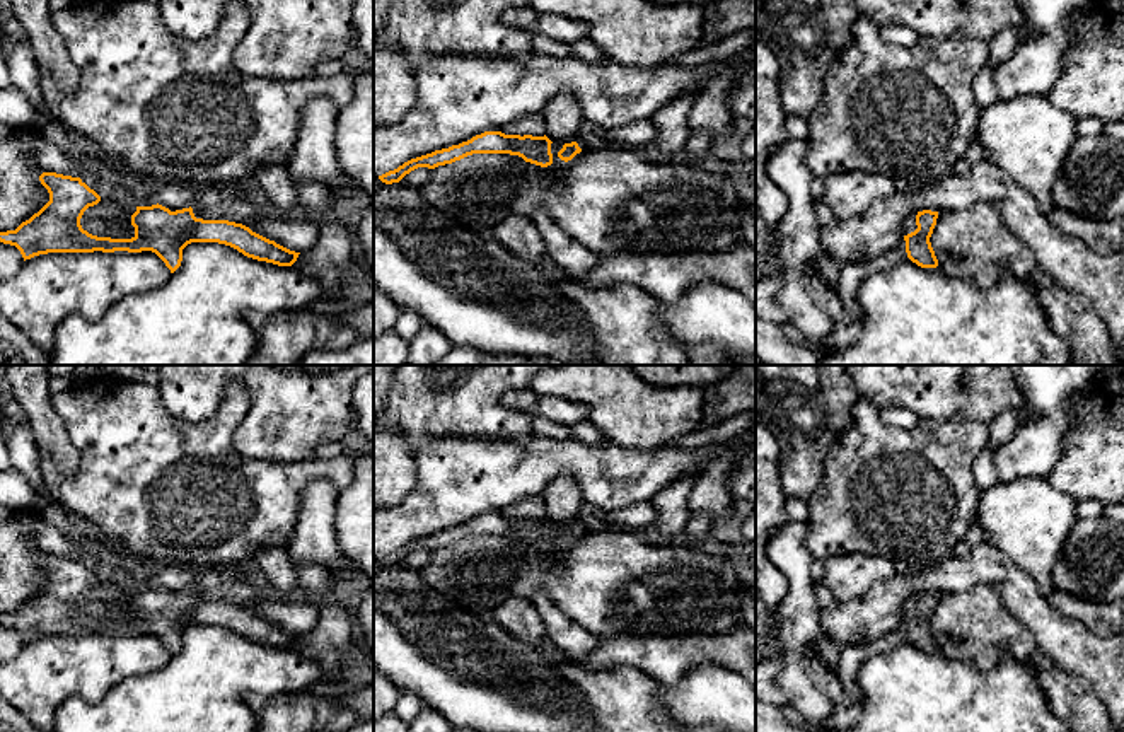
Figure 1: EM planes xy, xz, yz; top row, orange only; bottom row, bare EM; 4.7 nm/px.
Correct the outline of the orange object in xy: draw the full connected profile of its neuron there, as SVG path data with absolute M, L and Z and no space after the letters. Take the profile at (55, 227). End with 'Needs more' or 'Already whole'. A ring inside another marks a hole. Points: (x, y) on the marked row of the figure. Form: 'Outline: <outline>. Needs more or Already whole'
Outline: M43 172L41 184L49 201L15 230L0 232L0 242L15 246L24 261L48 253L155 253L174 273L183 261L183 249L191 242L218 242L247 258L292 266L300 253L269 241L249 227L229 220L196 218L193 208L171 212L162 205L136 206L131 215L131 239L97 237L82 229L80 218L101 201L80 177Z. Already whole

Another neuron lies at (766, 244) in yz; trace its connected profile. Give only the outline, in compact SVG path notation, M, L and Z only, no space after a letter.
M756 208L756 249L764 256L766 261L779 261L779 246L776 242L774 232L771 232L757 208Z

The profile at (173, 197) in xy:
M160 183L157 184L155 198L159 205L176 212L193 206L198 198L198 191L189 186Z

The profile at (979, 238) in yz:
M994 203L938 212L930 242L947 275L969 278L984 288L998 282L1001 263L1018 280L1030 278L1037 266L1034 251L1005 225Z

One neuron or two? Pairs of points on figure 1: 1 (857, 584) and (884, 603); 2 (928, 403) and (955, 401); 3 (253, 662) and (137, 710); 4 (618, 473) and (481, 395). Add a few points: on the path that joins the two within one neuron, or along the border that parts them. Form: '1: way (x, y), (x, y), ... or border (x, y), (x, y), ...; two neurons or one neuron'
1: border (896, 574), (879, 580), (858, 598), (836, 601); two neurons
2: way (935, 401), (949, 401); one neuron
3: way (224, 666), (179, 710), (166, 710); one neuron
4: border (533, 434), (526, 439), (493, 441); two neurons

